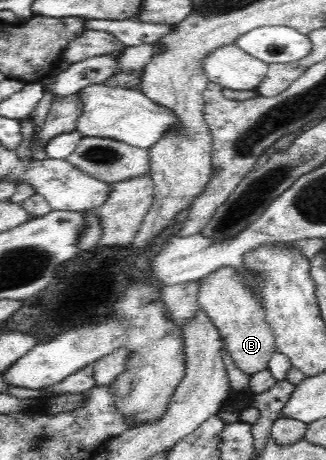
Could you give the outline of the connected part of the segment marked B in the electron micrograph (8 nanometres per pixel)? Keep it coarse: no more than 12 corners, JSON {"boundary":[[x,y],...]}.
{"boundary":[[241,271],[201,279],[197,303],[246,374],[277,351]]}

